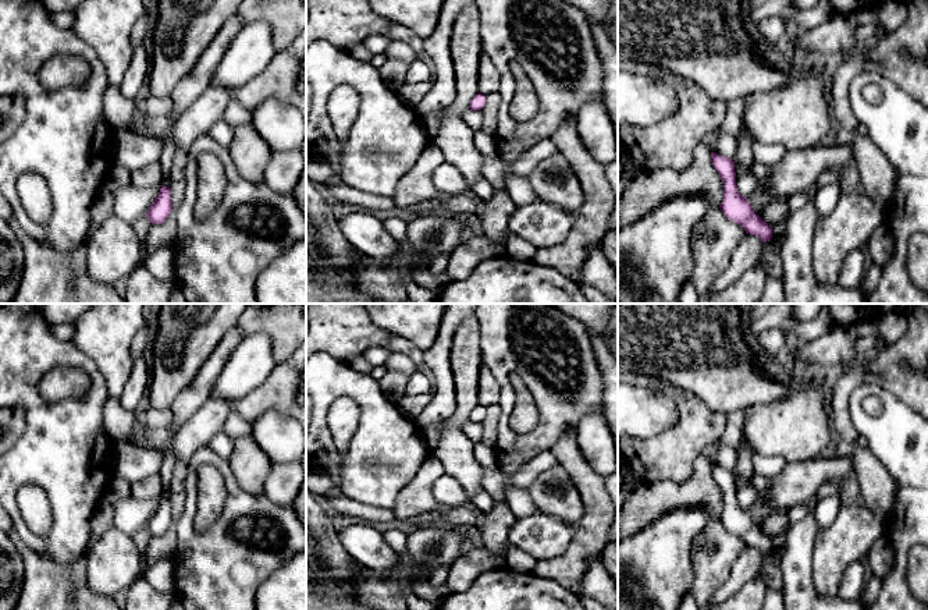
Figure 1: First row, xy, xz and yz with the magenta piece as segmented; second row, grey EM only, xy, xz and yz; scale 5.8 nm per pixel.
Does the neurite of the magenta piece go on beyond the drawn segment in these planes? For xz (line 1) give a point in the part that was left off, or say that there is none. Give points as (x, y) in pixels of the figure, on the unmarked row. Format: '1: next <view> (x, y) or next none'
1: next none

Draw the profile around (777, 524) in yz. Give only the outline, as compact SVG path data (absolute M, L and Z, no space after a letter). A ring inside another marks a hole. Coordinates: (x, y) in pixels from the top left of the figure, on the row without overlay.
M785 508L772 511L761 531L771 539L778 535L785 535L789 528L787 515L789 510Z

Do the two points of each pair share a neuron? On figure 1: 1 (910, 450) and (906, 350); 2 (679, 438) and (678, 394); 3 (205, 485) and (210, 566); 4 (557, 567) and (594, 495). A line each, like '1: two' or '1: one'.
1: two
2: one
3: two
4: one

